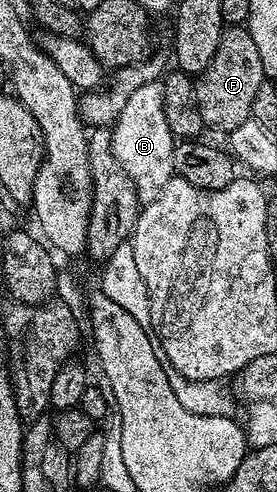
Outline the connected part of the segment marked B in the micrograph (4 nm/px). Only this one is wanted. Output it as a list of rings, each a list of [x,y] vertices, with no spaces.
[[[161,82],[140,85],[128,105],[112,124],[112,149],[120,169],[134,182],[134,188],[143,204],[150,203],[168,185],[174,174],[174,148],[176,140],[170,131]]]

